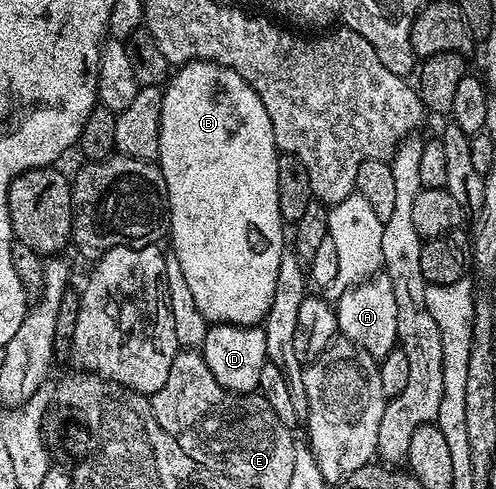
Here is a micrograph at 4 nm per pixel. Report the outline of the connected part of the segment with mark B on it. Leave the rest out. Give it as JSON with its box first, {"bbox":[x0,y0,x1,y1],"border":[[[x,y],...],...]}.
{"bbox":[157,60,285,326],"border":[[[191,60],[174,69],[173,75],[163,88],[157,157],[157,163],[167,187],[169,236],[171,232],[169,248],[175,254],[177,262],[181,264],[181,271],[185,274],[190,293],[193,294],[193,302],[197,302],[197,308],[211,324],[259,326],[267,319],[267,311],[273,302],[273,286],[277,286],[277,266],[281,266],[281,258],[285,251],[285,245],[283,245],[285,222],[277,206],[277,158],[280,154],[273,138],[273,122],[269,122],[269,114],[265,111],[261,98],[257,98],[257,90],[253,90],[253,86],[249,86],[249,82],[241,78],[241,74],[208,60]]]}

